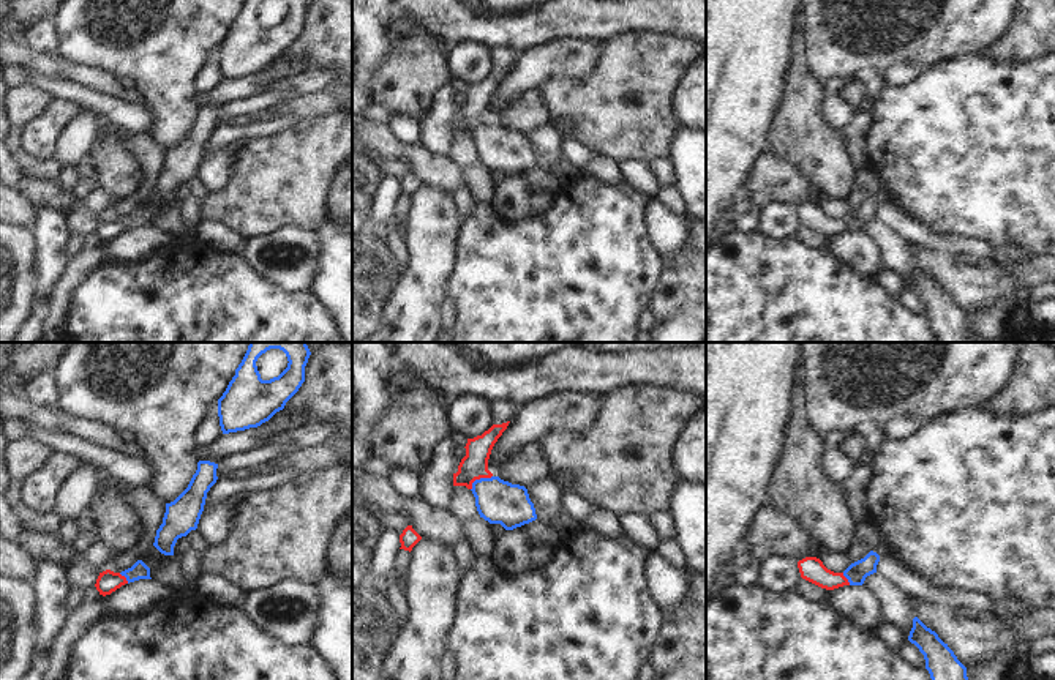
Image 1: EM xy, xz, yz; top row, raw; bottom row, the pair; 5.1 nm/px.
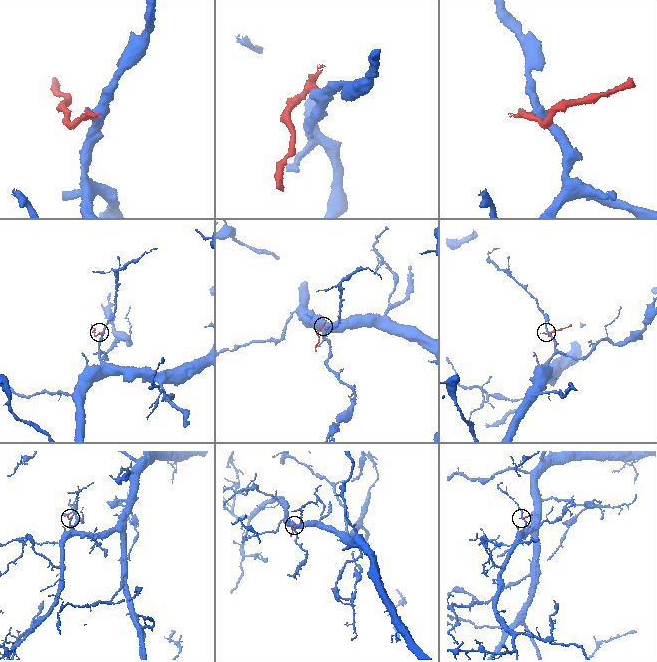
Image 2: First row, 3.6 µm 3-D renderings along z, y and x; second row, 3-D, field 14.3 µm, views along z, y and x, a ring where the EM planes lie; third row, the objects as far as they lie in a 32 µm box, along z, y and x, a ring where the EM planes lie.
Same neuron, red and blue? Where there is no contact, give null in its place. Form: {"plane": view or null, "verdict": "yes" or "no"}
{"plane": "xz", "verdict": "no"}

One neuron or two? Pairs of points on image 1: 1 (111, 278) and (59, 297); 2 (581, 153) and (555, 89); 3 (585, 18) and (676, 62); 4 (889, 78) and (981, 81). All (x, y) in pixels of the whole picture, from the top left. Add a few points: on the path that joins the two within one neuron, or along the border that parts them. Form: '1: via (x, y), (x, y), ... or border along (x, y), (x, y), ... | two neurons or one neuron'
1: border along (98, 265), (70, 295), (63, 325) | two neurons
2: border along (570, 134), (589, 150) | two neurons
3: border along (657, 33), (619, 32), (597, 41) | two neurons
4: border along (932, 67), (921, 71), (905, 85), (886, 87) | two neurons

